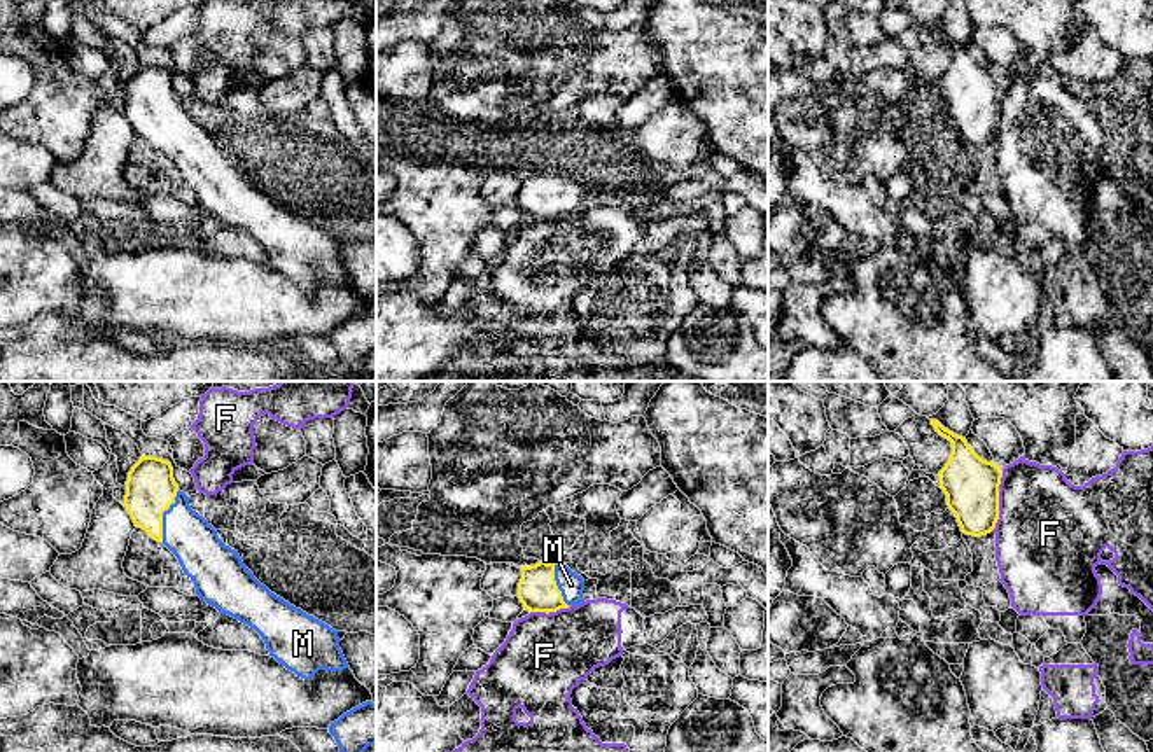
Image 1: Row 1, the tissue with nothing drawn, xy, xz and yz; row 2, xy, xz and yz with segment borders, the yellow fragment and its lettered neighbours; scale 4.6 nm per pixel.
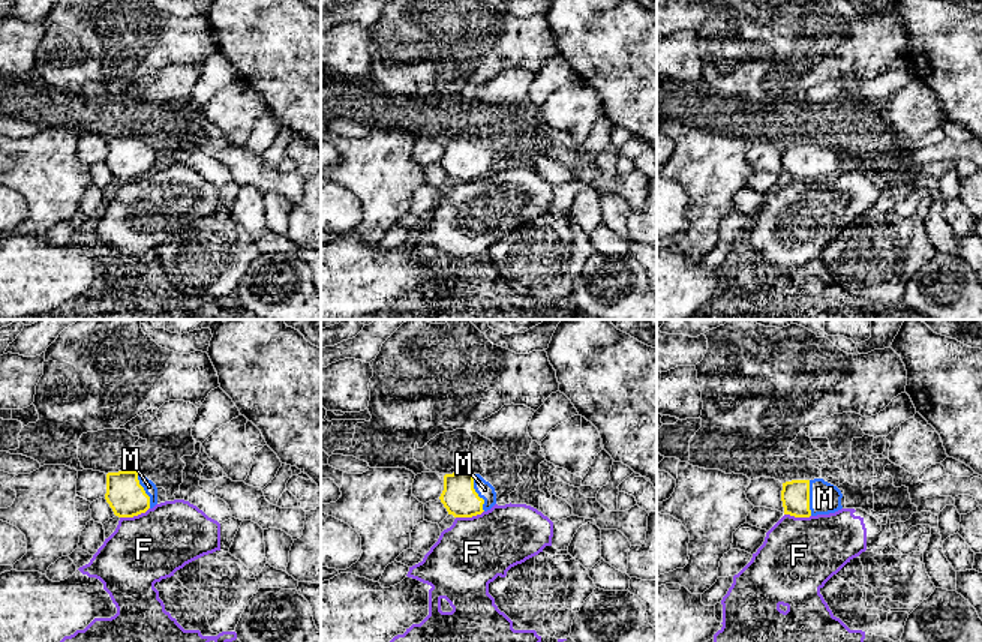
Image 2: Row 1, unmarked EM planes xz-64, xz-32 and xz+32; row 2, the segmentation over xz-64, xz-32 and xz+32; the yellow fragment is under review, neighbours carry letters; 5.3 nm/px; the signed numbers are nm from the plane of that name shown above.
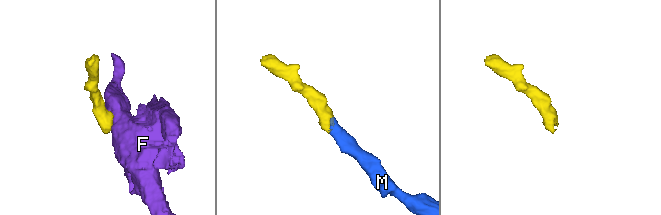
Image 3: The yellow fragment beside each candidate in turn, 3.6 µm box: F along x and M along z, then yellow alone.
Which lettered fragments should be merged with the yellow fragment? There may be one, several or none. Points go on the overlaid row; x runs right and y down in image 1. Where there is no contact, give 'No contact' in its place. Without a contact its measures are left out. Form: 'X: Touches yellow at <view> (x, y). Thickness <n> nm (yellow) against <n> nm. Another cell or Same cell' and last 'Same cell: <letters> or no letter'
F: Touches yellow at yz (998, 501). Thickness 260 nm (yellow) against 440 nm. Another cell
M: Touches yellow at xy (161, 516). Thickness 220 nm (yellow) against 220 nm. Same cell
Same cell: M

